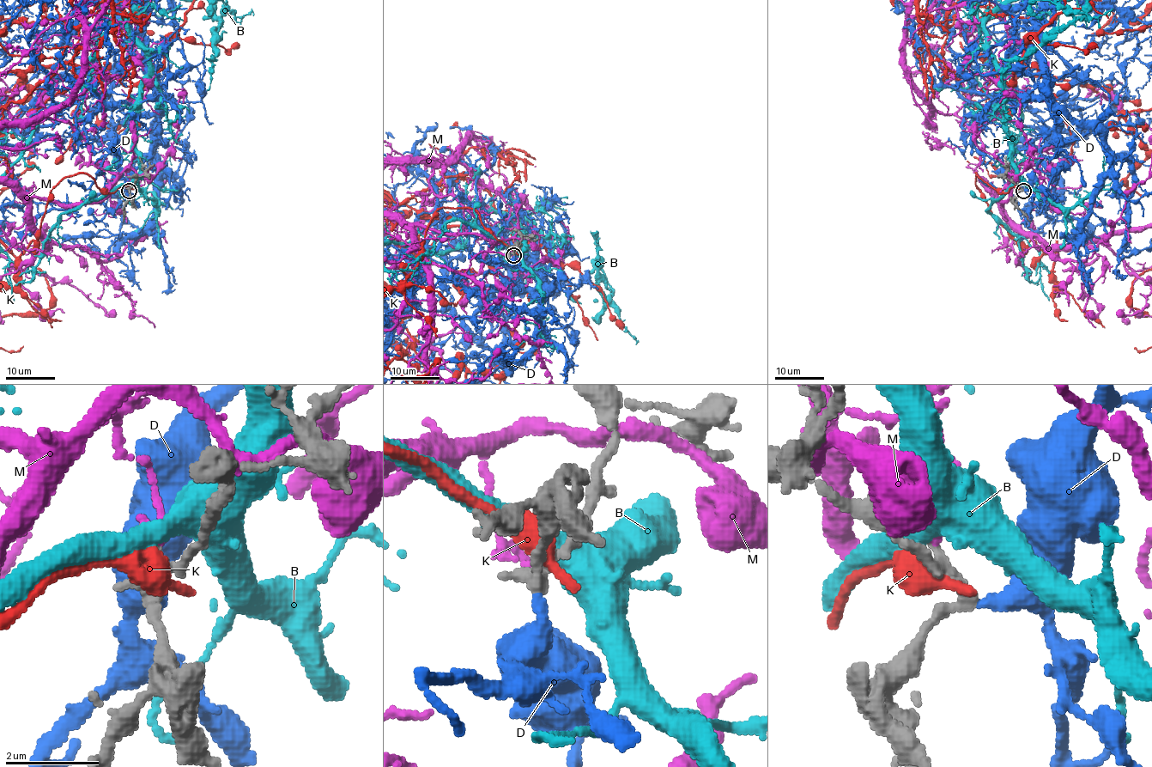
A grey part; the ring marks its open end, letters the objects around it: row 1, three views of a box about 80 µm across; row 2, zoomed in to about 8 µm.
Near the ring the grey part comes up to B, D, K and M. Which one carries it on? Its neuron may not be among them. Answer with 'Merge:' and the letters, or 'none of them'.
Merge: D

